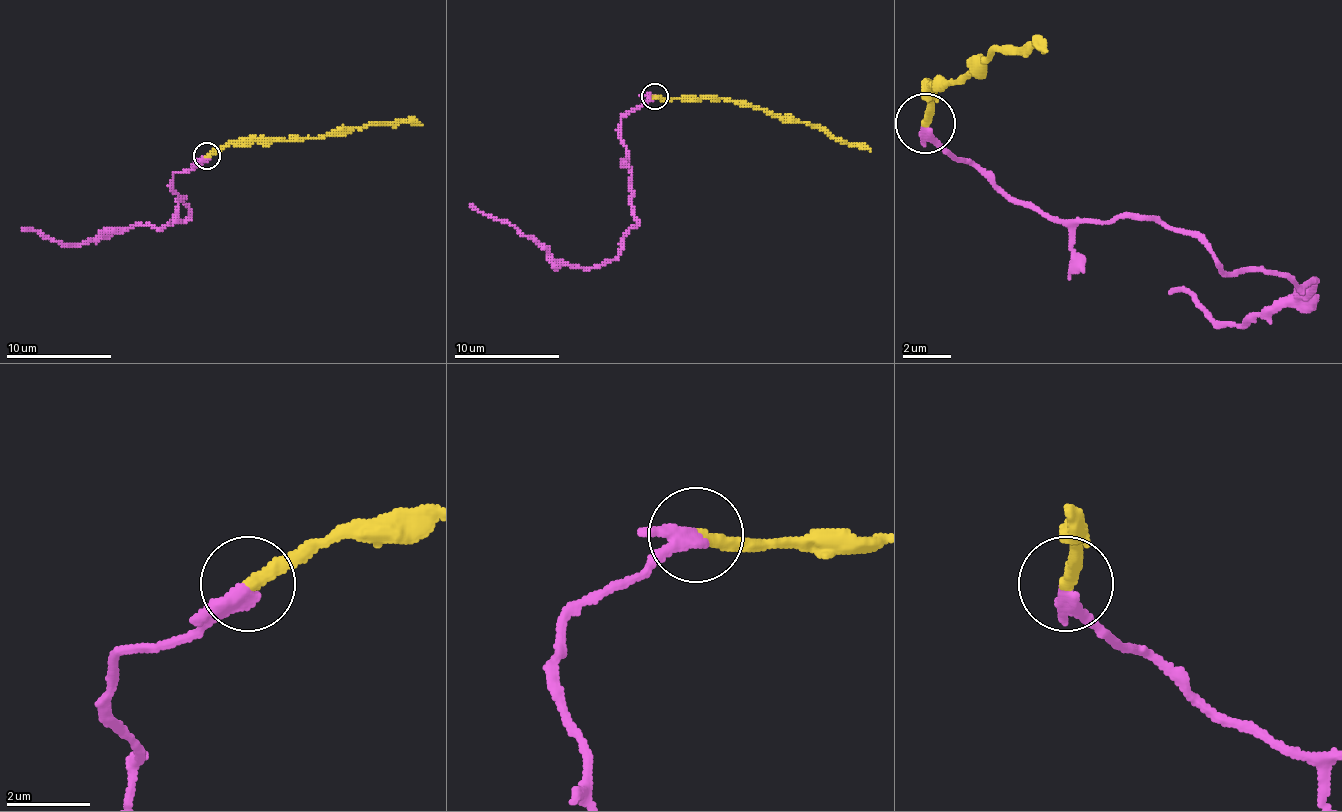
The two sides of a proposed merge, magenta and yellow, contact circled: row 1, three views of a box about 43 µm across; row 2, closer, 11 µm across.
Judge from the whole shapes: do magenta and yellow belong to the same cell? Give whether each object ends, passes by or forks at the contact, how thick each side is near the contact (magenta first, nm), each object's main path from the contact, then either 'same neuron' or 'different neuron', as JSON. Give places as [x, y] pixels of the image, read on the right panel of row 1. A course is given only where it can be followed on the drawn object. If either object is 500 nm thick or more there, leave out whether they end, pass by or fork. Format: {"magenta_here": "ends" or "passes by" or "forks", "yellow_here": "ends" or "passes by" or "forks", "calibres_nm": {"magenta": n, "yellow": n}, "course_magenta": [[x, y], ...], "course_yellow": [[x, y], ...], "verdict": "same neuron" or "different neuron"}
{"magenta_here": "passes by", "yellow_here": "ends", "calibres_nm": {"magenta": 280, "yellow": 320}, "course_magenta": [[923, 124], [1043, 215], [1152, 215], [1230, 275], [1314, 281], [1254, 323], [1218, 323], [1170, 287]], "course_yellow": [[923, 124], [929, 94], [989, 52], [1019, 52], [1031, 46], [1049, 52]], "verdict": "different neuron"}

